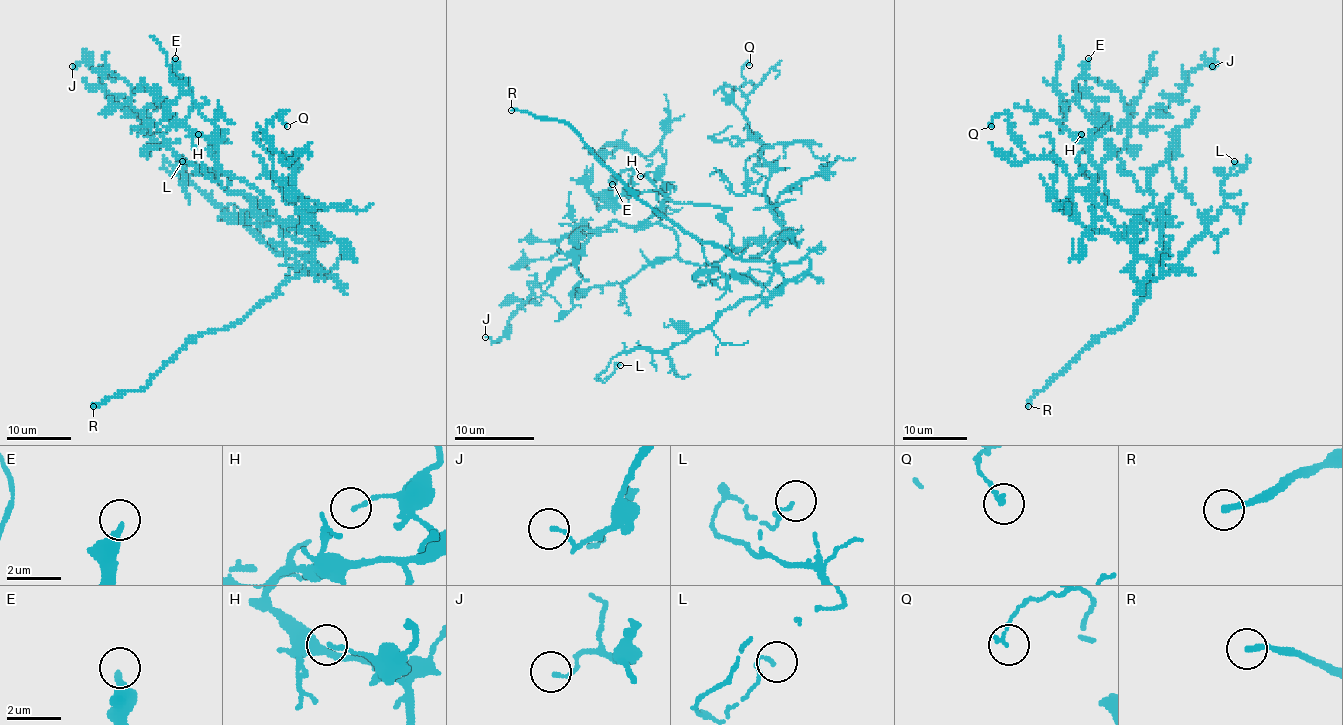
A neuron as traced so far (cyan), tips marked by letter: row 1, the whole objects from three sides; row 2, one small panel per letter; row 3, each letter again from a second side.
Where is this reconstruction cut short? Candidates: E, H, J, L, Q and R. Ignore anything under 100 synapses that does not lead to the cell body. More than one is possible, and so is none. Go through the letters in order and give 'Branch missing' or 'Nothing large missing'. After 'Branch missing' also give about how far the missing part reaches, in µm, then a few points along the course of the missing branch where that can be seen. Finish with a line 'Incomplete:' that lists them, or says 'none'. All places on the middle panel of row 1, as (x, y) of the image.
E: Nothing large missing
H: Nothing large missing
J: Nothing large missing
L: Nothing large missing
Q: Nothing large missing
R: Branch missing. Missing length about 30 µm
Incomplete: R

